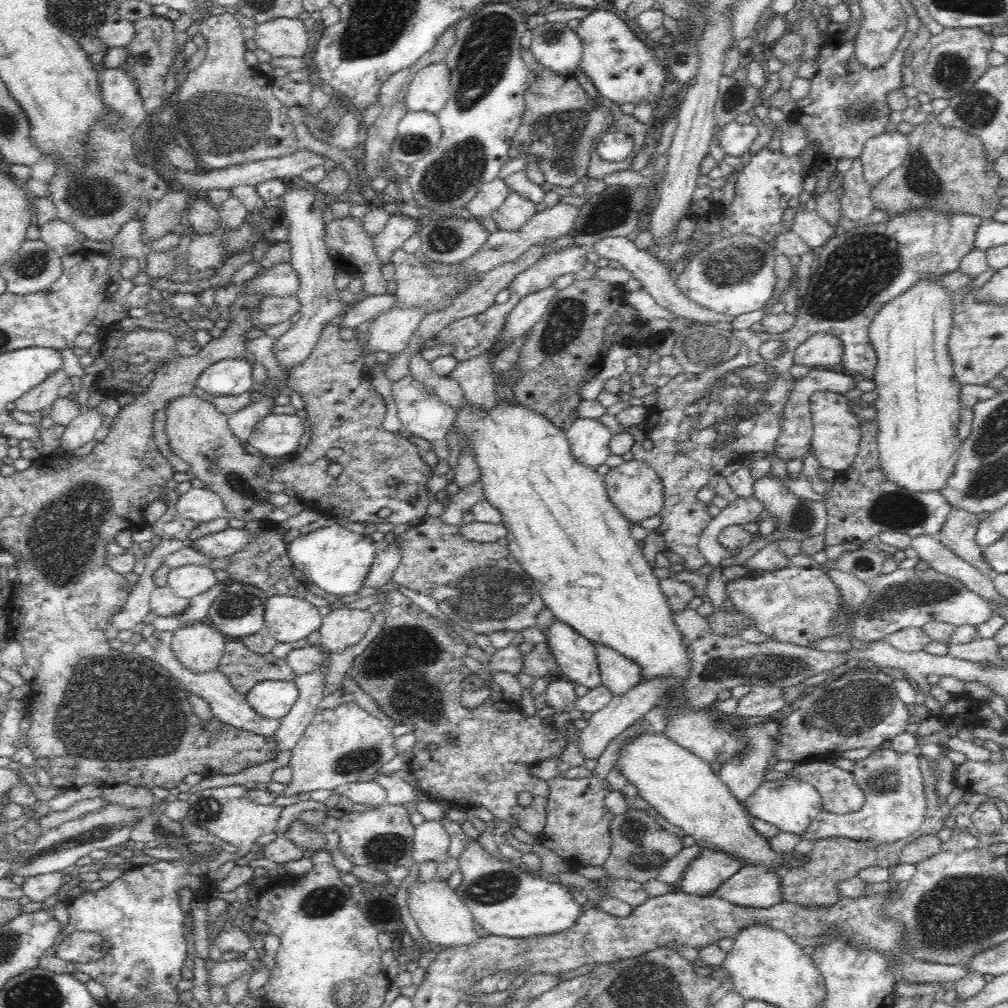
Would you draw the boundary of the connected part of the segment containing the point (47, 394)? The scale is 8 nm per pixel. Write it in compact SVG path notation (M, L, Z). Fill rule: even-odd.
M60 366L58 370L52 372L38 386L29 390L15 402L17 410L36 415L43 408L52 406L59 397L58 390L68 381L68 377L64 367Z

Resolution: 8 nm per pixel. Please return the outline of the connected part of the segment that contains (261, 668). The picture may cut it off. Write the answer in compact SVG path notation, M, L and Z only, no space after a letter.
M241 641L227 642L218 670L243 698L247 698L250 690L262 682L295 681L296 678L285 660L272 654L256 654Z

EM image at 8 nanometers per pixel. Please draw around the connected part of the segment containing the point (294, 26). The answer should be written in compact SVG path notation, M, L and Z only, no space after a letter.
M298 16L275 18L255 28L257 48L266 50L272 58L282 56L304 57L308 50L308 30Z

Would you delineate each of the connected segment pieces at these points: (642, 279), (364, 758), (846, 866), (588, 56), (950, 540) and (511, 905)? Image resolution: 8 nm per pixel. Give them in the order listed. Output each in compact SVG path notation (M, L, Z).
M608 237L591 246L599 258L606 258L606 260L612 260L612 262L620 262L623 269L630 272L630 275L640 283L644 291L651 295L660 306L673 312L676 317L703 322L708 324L708 326L712 326L712 324L715 326L717 322L724 322L726 324L732 324L734 322L735 317L733 316L718 314L713 310L698 306L696 303L688 300L688 298L685 298L677 290L676 280L671 278L669 269L664 267L664 265L660 265L660 263L650 255L648 250L638 249L636 245L634 245L634 241L630 241L627 237Z
M346 702L331 709L318 708L310 724L292 750L289 767L291 780L282 796L298 796L312 790L331 790L353 782L368 782L370 776L378 773L400 756L396 751L398 736L391 732L385 721L367 713L354 702Z
M823 838L815 842L815 846L809 852L808 861L802 866L790 869L782 878L780 878L780 897L782 904L796 904L801 908L832 908L842 900L842 884L848 879L858 877L858 873L865 868L882 867L892 869L899 864L899 856L902 849L910 844L910 841L898 841L889 845L870 847L868 843L854 841L848 838Z
M602 6L582 19L576 29L583 44L579 68L590 77L598 94L604 98L624 104L638 104L640 100L651 100L655 105L668 90L665 69L658 63L652 48L647 48L632 30L609 6Z
M952 510L939 530L938 539L956 556L974 566L982 575L994 580L997 573L985 559L983 547L976 542L978 527L978 517L973 512Z
M476 839L459 858L459 870L463 879L455 891L470 910L474 926L484 936L530 938L556 934L568 930L581 914L581 906L563 885L550 883L546 878L524 873L523 870L499 861L480 847Z

